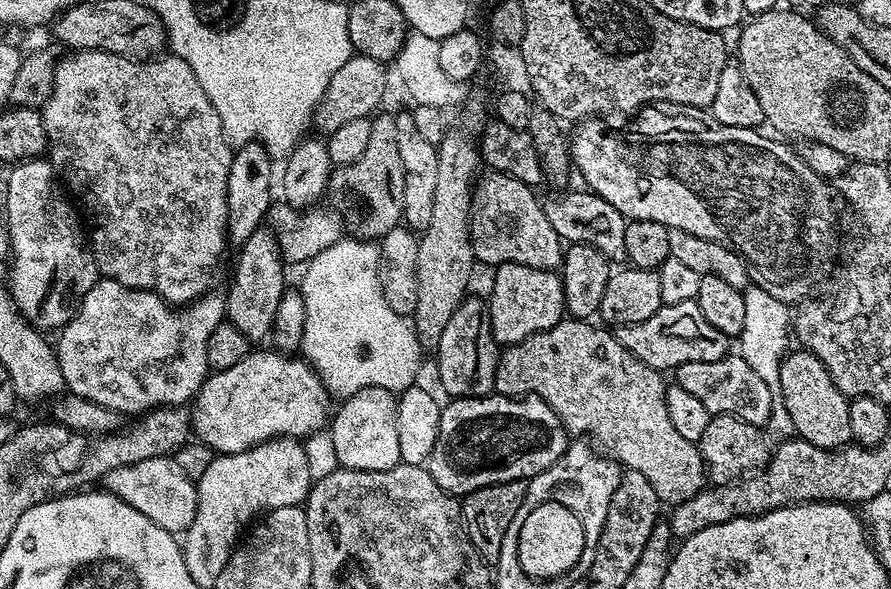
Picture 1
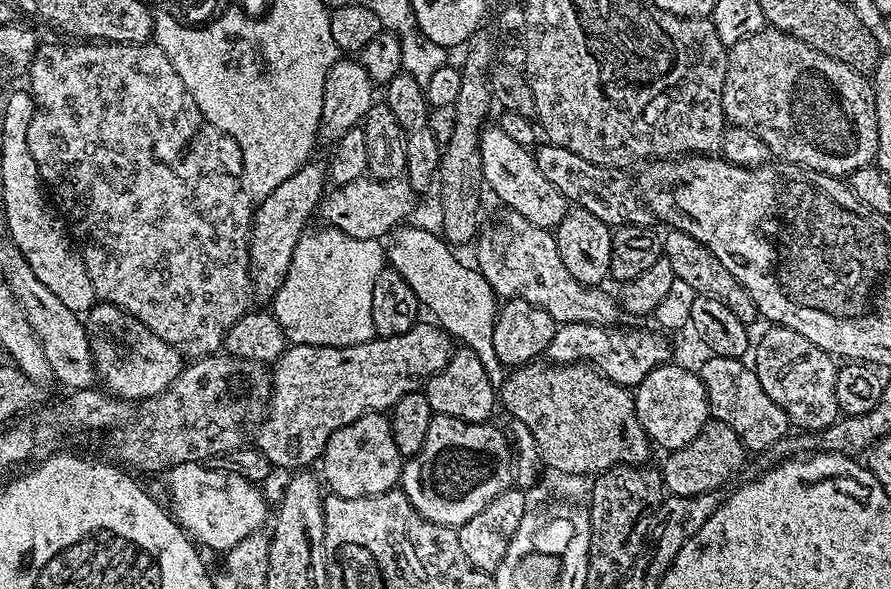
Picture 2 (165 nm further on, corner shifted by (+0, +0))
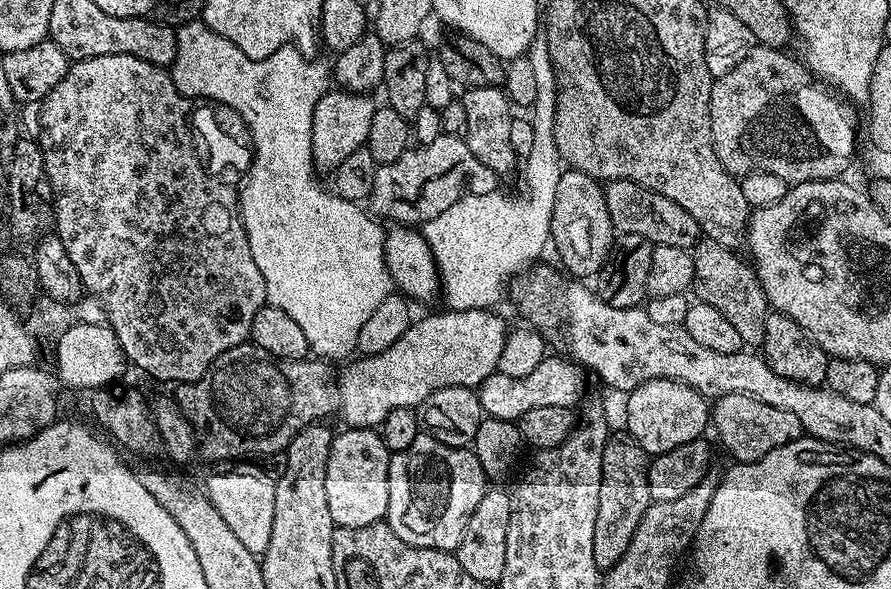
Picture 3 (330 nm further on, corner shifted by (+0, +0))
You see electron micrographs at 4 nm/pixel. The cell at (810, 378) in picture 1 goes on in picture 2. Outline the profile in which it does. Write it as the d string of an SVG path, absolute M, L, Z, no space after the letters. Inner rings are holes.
M781 324L765 327L760 341L755 341L754 367L762 390L782 406L793 429L805 432L820 432L841 419L838 394L834 394L837 361L826 350L814 346L810 338L802 338L798 330L790 330Z

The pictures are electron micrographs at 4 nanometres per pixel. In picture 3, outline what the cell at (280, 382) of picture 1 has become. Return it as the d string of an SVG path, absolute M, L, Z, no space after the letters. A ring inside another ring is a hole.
M487 308L443 311L421 320L413 319L406 334L394 346L382 350L382 354L353 359L353 364L339 373L338 416L347 427L376 428L383 425L390 410L416 408L434 390L446 386L479 389L482 381L496 371L510 331L499 311Z

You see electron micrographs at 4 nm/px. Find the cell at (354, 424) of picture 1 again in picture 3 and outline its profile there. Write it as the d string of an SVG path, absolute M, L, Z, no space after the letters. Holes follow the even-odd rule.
M349 428L337 431L332 438L330 458L326 462L326 502L330 505L330 518L336 528L357 528L381 523L388 515L390 502L390 458L383 435L376 428Z

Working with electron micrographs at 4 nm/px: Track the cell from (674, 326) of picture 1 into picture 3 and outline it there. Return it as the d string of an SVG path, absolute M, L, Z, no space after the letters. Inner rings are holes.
M552 354L545 355L544 360L538 362L538 367L522 378L510 378L507 374L492 372L490 378L482 381L478 389L481 413L485 417L518 422L526 414L530 414L530 410L538 410L542 406L571 409L572 403L579 398L580 391L584 388L585 373L571 359L568 360Z

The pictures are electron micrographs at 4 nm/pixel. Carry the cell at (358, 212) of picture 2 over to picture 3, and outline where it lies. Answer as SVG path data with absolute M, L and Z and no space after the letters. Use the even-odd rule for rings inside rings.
M441 134L434 142L409 147L402 158L377 167L370 197L371 211L377 217L389 216L397 225L427 225L436 220L442 210L450 210L462 196L488 196L497 191L496 183L496 172L474 158L467 140Z

